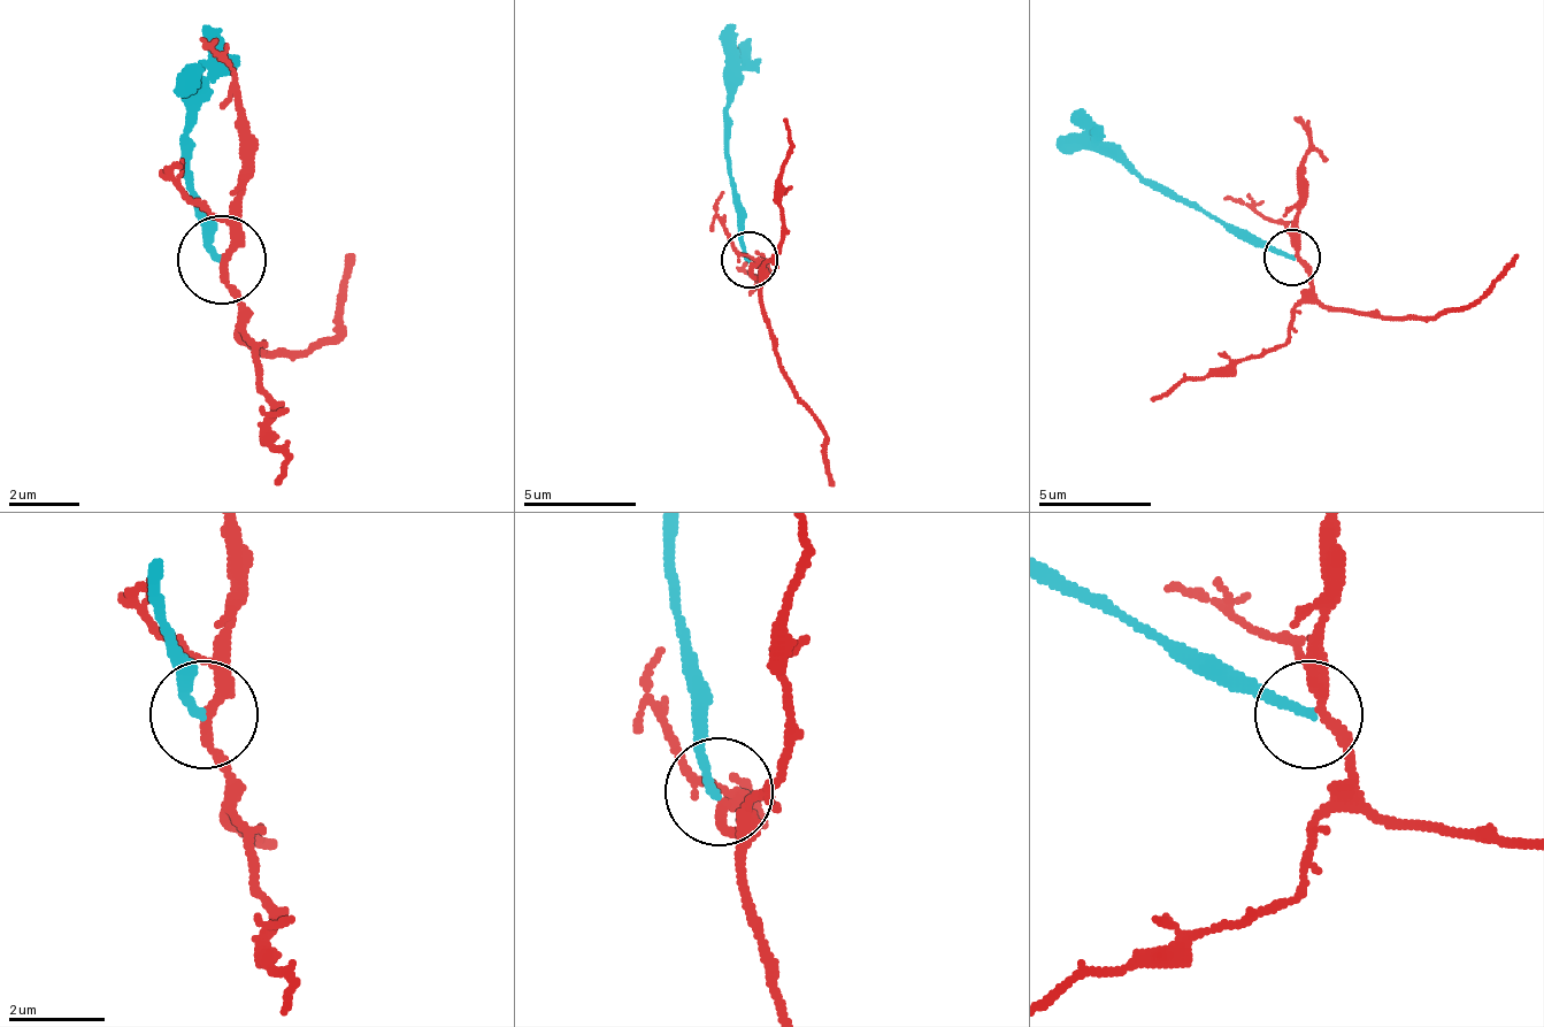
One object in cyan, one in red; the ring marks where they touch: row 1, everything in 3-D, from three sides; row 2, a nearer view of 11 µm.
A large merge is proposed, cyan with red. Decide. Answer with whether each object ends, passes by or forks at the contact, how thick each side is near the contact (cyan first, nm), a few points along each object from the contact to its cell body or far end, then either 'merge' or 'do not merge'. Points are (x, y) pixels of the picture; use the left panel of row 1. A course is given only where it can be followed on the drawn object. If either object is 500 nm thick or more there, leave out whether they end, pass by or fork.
cyan ends there; red forks there; 180 nm thick on the cyan side, 190 nm on the other; cyan runs (220, 261), (184, 155), (184, 102), (210, 76), (201, 23); red runs (220, 253), (237, 332), (263, 350), (335, 342), (352, 253); do not merge

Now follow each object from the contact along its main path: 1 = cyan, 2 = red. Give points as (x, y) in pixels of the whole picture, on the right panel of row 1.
1: (1292, 259), (1152, 191), (1101, 140), (1078, 107)
2: (1292, 253), (1327, 304), (1400, 315), (1468, 309), (1519, 253)

